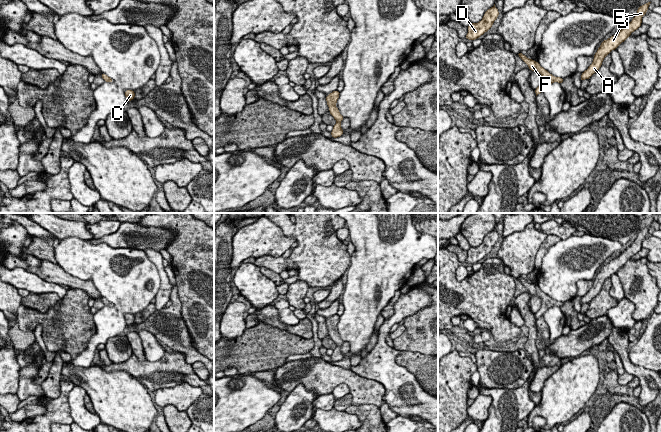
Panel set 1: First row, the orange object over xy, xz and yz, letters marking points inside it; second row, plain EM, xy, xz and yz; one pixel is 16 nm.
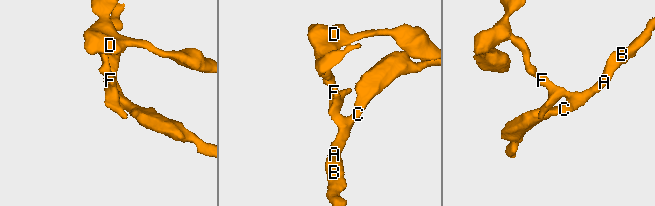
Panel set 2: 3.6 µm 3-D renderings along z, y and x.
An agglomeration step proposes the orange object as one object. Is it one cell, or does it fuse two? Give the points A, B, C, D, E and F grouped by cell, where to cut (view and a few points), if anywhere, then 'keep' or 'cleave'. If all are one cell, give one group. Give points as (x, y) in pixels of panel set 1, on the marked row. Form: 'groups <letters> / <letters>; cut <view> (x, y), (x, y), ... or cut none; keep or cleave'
groups A B C D E F; cut none; keep

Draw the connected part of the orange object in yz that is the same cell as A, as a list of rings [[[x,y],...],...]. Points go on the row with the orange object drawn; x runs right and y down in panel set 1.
[[[648,2],[640,6],[637,10],[637,14],[632,19],[632,21],[622,27],[619,33],[611,36],[607,40],[602,41],[600,47],[594,55],[592,64],[581,74],[581,81],[590,79],[590,77],[599,70],[604,58],[608,54],[610,54],[612,50],[617,49],[618,46],[631,35],[632,32],[637,30],[641,26],[642,17],[647,13],[650,3],[651,2]]]

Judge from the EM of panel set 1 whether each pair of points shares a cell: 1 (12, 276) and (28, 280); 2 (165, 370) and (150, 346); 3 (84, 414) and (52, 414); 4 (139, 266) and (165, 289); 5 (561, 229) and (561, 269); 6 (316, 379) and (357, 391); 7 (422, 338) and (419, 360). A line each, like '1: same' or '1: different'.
1: same
2: different
3: different
4: different
5: different
6: same
7: different

